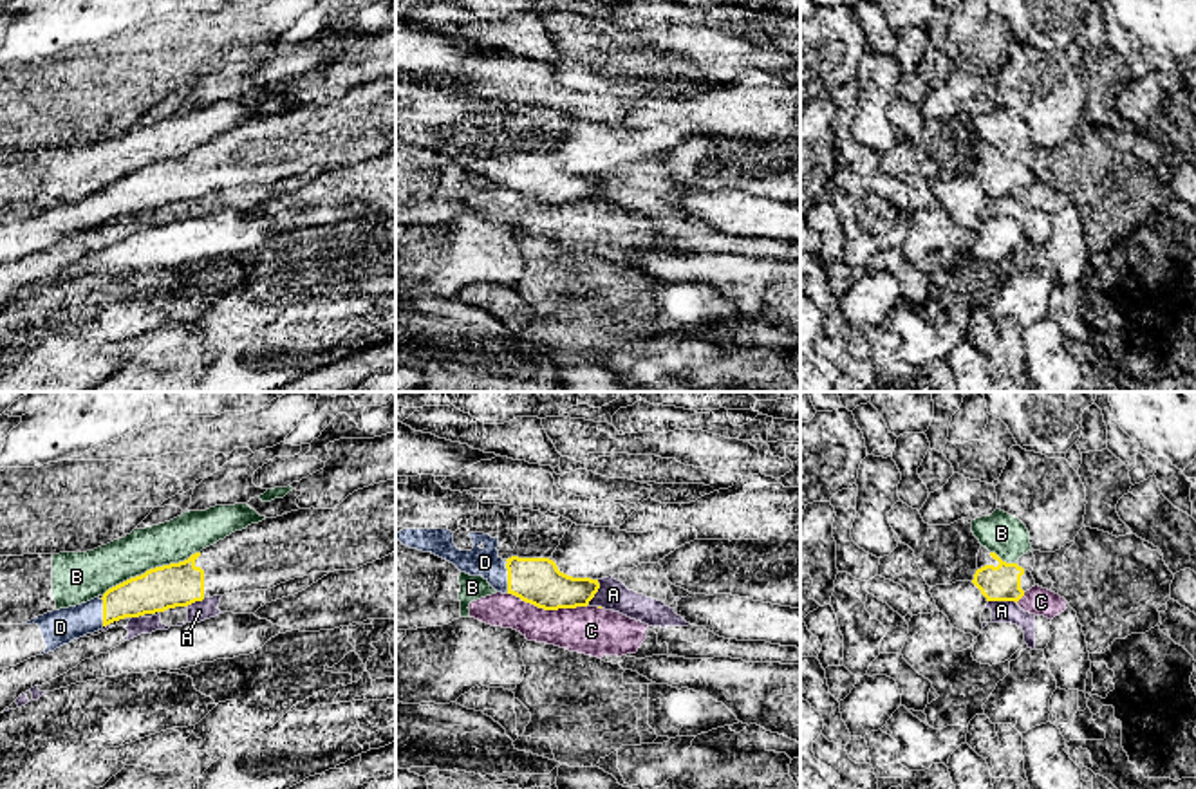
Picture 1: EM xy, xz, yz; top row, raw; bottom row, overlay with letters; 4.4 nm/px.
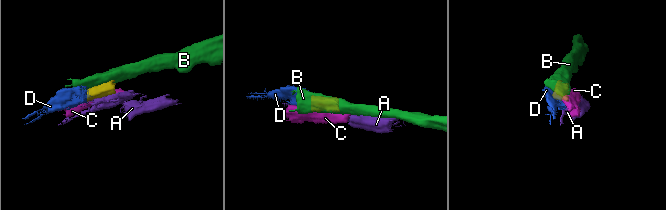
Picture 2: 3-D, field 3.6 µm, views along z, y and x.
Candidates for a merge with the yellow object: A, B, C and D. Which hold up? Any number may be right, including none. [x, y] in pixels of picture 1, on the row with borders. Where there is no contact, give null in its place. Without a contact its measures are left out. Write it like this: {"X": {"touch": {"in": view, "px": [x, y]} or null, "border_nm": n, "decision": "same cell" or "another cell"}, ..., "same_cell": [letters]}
{"A": {"touch": {"in": "yz", "px": [1003, 600]}, "border_nm": 130, "decision": "another cell"}, "B": {"touch": {"in": "xy", "px": [150, 569]}, "border_nm": 480, "decision": "another cell"}, "C": {"touch": {"in": "xz", "px": [546, 609]}, "border_nm": 360, "decision": "another cell"}, "D": {"touch": {"in": "xz", "px": [508, 578]}, "border_nm": 130, "decision": "same cell"}, "same_cell": ["D"]}

